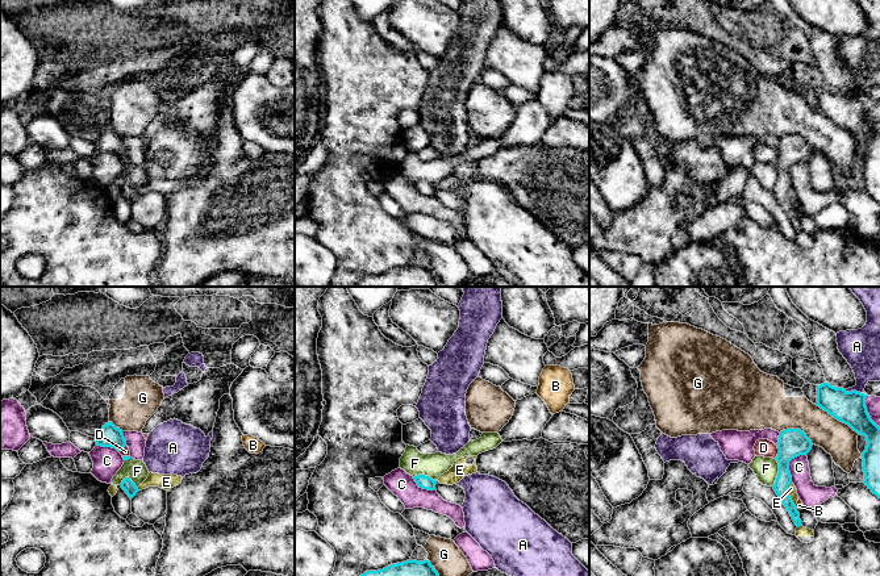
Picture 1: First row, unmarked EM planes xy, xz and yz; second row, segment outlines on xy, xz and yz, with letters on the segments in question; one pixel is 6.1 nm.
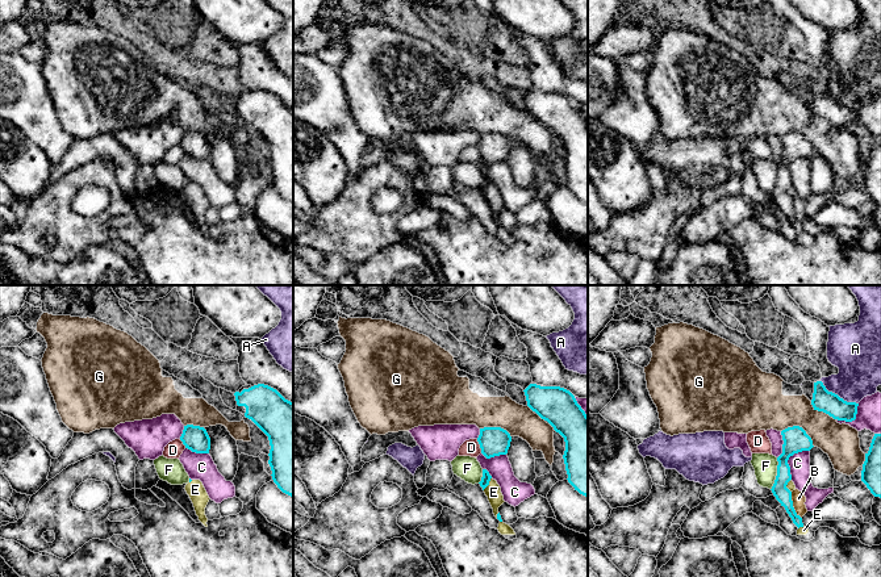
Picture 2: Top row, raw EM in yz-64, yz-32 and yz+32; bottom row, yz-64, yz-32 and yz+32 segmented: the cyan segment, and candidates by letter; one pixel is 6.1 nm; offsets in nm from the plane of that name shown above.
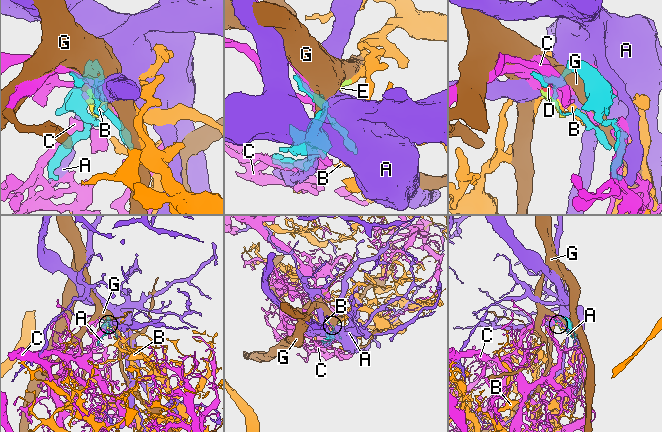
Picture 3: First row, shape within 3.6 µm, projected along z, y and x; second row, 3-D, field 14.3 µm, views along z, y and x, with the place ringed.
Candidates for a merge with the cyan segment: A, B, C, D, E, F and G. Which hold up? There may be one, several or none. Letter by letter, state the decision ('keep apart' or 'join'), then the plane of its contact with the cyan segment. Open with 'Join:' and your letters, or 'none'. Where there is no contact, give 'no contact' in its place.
Join: none
A: keep apart | yz
B: keep apart | yz
C: keep apart | yz
D: keep apart | yz
E: keep apart | yz
F: keep apart | yz
G: keep apart | yz

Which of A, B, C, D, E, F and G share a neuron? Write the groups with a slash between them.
A / B D E F / C / G

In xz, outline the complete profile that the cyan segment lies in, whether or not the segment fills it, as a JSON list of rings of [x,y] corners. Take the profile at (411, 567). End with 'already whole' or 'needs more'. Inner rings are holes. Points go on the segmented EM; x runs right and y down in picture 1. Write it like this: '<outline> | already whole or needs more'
[[[406,560],[383,569],[367,571],[360,576],[439,576],[429,560]]] | already whole

